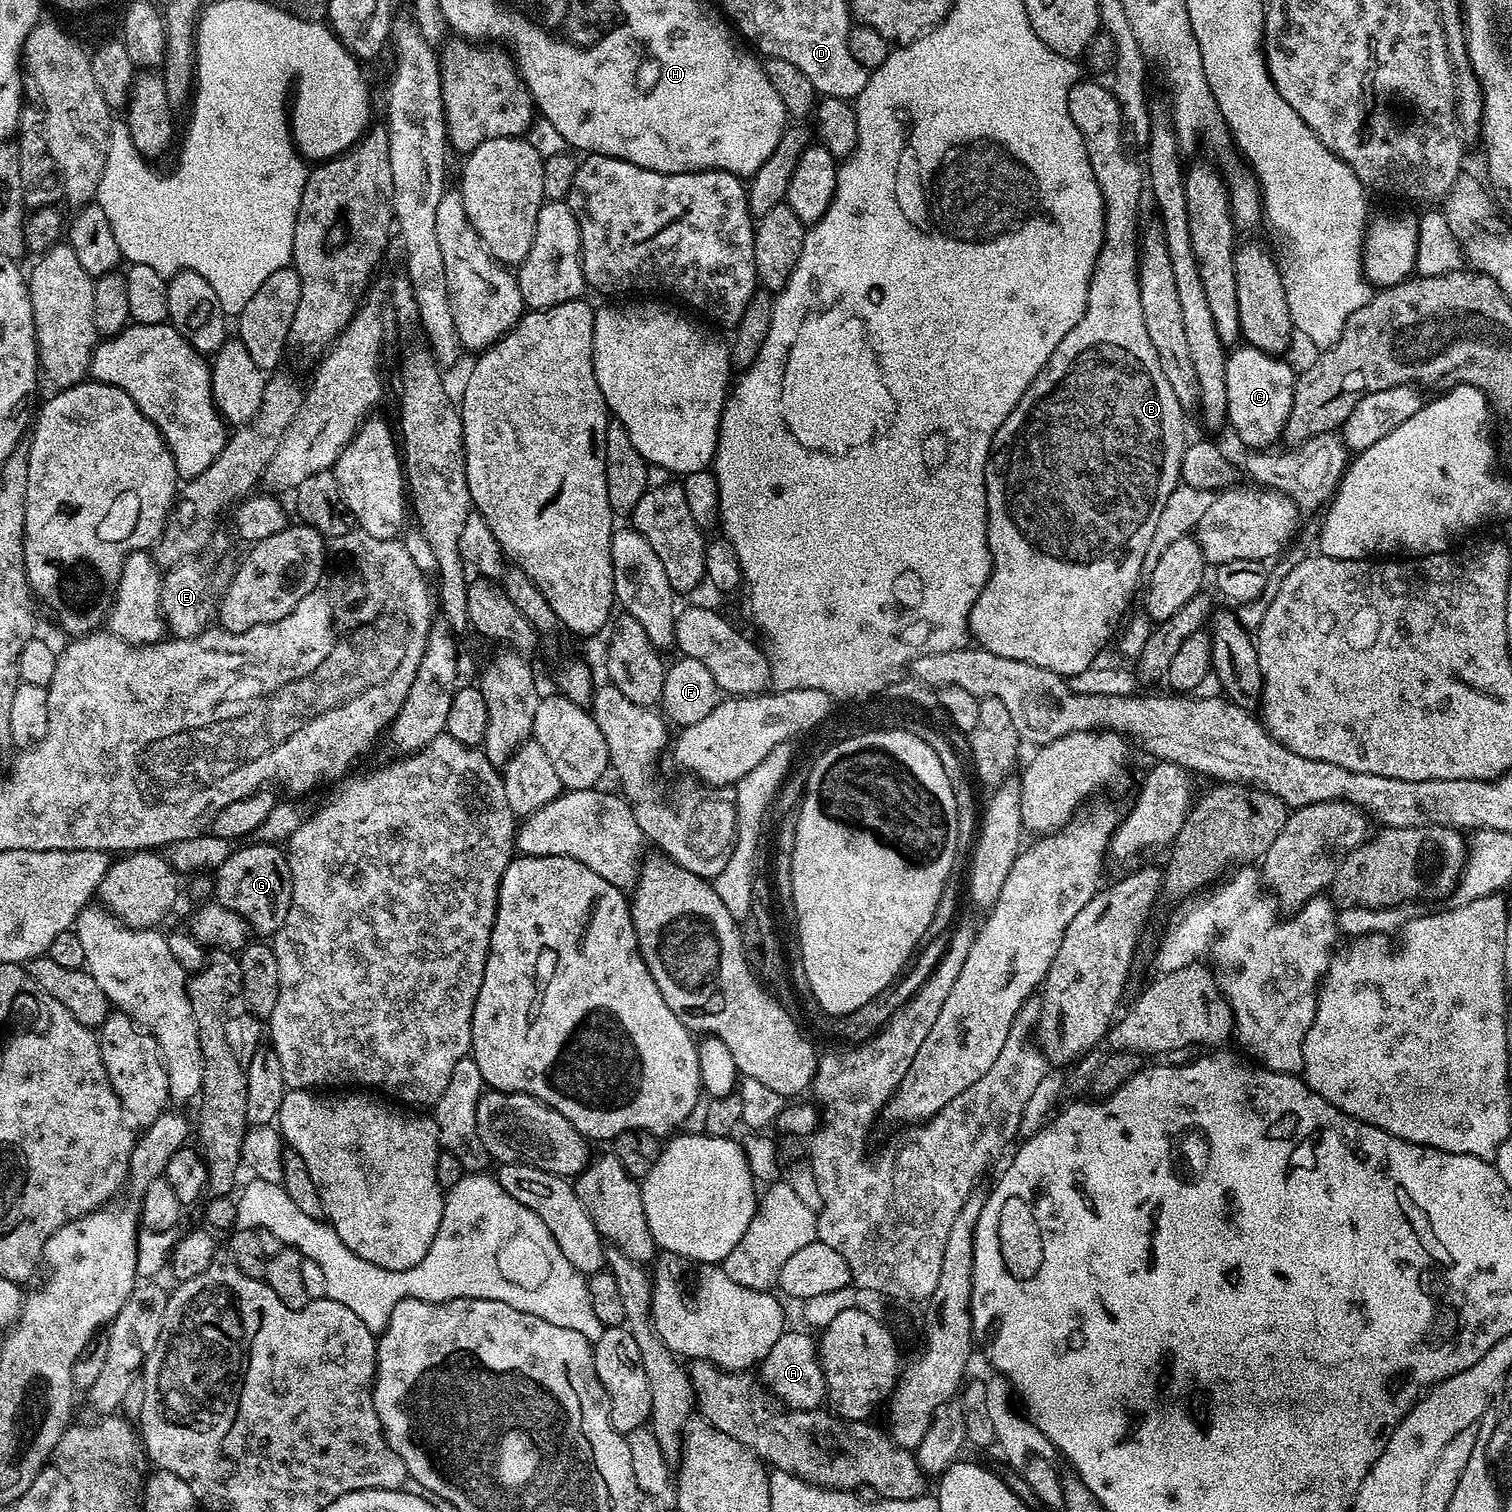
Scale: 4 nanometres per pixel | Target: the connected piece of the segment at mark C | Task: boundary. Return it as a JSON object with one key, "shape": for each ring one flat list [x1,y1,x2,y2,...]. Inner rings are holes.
{"shape":[[1240,346,1229,355,1226,362,1227,423,1230,428,1232,424,1237,438,1248,447,1246,449,1268,450,1275,440,1283,437,1284,427,1290,418,1290,406,1294,402,1297,379,1297,373,1292,373,1284,358,1263,352,1261,348]]}

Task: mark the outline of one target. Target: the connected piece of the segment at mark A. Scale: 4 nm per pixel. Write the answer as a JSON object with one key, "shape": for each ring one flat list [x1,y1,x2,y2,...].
{"shape":[[785,1330,782,1338,774,1342,770,1354,758,1365,758,1376,763,1385,785,1409,794,1411,814,1411,823,1409,826,1404,828,1387,824,1371,820,1365,817,1341,811,1331,792,1332]]}

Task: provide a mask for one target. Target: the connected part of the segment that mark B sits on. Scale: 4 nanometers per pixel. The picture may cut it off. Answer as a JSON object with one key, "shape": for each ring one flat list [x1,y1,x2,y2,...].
{"shape":[[1077,82,1073,84,1072,89,1068,91,1068,109,1070,110,1070,118,1074,118,1074,126,1078,126,1078,130,1082,134,1082,138,1086,142,1086,152,1090,158,1090,166,1094,170,1094,178,1098,178,1098,190,1102,190,1102,198,1104,199,1104,244,1100,247,1100,254,1096,259,1094,274,1090,280,1090,290,1088,291,1088,309,1084,312,1083,318,1078,322,1078,326,1074,326,1074,330,1070,330,1070,334,1066,334,1066,338,1062,338,1062,342,1058,344,1054,350,1054,354,1048,360,1048,365,1045,366,1038,374,1038,378,1034,378,1034,382,1026,390,1026,394,1022,394,1022,398,1018,402,1018,406,1014,406,1014,410,1006,418,1006,422,1002,422,1002,426,998,430,998,434,992,440,992,453,988,455,988,465,986,466,986,506,988,507,988,549,992,555,992,573,988,576,986,586,982,590,982,594,978,594,978,598,974,602,974,606,968,615,968,631,971,639,975,641,981,648,985,648,990,654,998,654,1002,658,1014,658,1022,662,1030,662,1034,666,1042,666,1046,670,1050,670,1054,674,1065,678,1072,675,1081,674,1082,671,1093,667,1097,663,1096,655,1107,646,1108,643,1113,643,1114,637,1117,635,1118,629,1121,627,1122,621,1125,619,1124,611,1132,604,1132,599,1136,596,1136,587,1141,587,1142,577,1145,575,1146,569,1146,554,1150,550,1150,542,1154,542,1154,534,1158,530,1158,518,1162,518,1162,510,1166,510,1166,502,1170,498,1170,494,1181,483,1180,467,1182,466,1182,458,1184,457,1184,449,1186,447,1186,439,1184,440,1184,412,1180,399,1174,394,1173,387,1166,378,1166,370,1162,370,1162,362,1154,348,1154,342,1150,340,1150,334,1146,332,1146,318,1142,316,1142,302,1140,301,1140,254,1141,254,1141,236,1142,227,1140,228,1140,195,1145,195,1146,192,1146,172,1136,160,1131,160,1124,153,1124,132,1126,133,1126,117,1118,106,1116,96,1112,93,1111,87,1100,84,1083,84]]}

